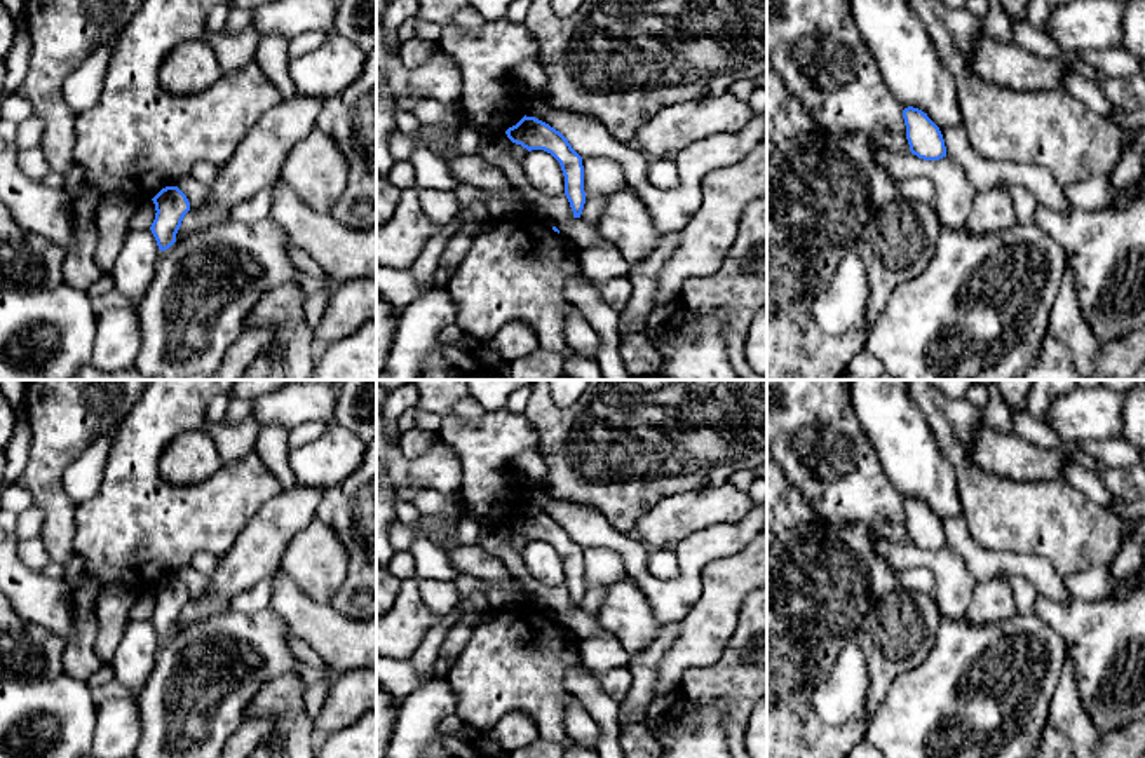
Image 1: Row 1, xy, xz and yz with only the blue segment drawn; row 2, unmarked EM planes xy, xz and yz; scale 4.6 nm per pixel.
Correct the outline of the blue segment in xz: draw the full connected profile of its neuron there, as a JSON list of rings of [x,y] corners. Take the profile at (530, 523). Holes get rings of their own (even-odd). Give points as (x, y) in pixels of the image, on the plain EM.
[[[526,505],[509,518],[505,525],[512,533],[521,535],[528,542],[544,540],[559,552],[565,566],[565,585],[573,608],[580,608],[586,594],[584,556],[582,547],[572,538],[568,530],[549,514]]]

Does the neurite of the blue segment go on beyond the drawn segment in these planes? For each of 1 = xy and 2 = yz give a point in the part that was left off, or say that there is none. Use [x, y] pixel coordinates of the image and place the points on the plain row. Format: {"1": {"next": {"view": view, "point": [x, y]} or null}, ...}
{"1": {"next": null}, "2": {"next": null}}

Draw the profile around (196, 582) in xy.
[[[192,563],[173,572],[171,577],[178,577],[190,592],[190,601],[200,599],[209,587],[209,575],[197,572]]]

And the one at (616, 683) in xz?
[[[627,666],[591,674],[596,678],[600,688],[617,702],[622,702],[626,699],[633,683],[633,674]]]

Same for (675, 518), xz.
[[[730,483],[669,495],[636,521],[631,537],[648,551],[676,551],[690,535],[741,523],[753,507],[748,491]]]

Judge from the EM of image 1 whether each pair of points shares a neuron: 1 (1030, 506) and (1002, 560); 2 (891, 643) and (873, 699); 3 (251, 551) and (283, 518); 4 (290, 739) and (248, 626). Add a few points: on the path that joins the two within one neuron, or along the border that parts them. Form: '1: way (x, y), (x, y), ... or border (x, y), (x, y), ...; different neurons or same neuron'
1: border (969, 532), (983, 548), (1036, 554), (1046, 561); different neurons
2: way (886, 657), (879, 685); same neuron
3: way (260, 542), (274, 527); same neuron
4: border (295, 666), (272, 678), (258, 692), (244, 715); different neurons

